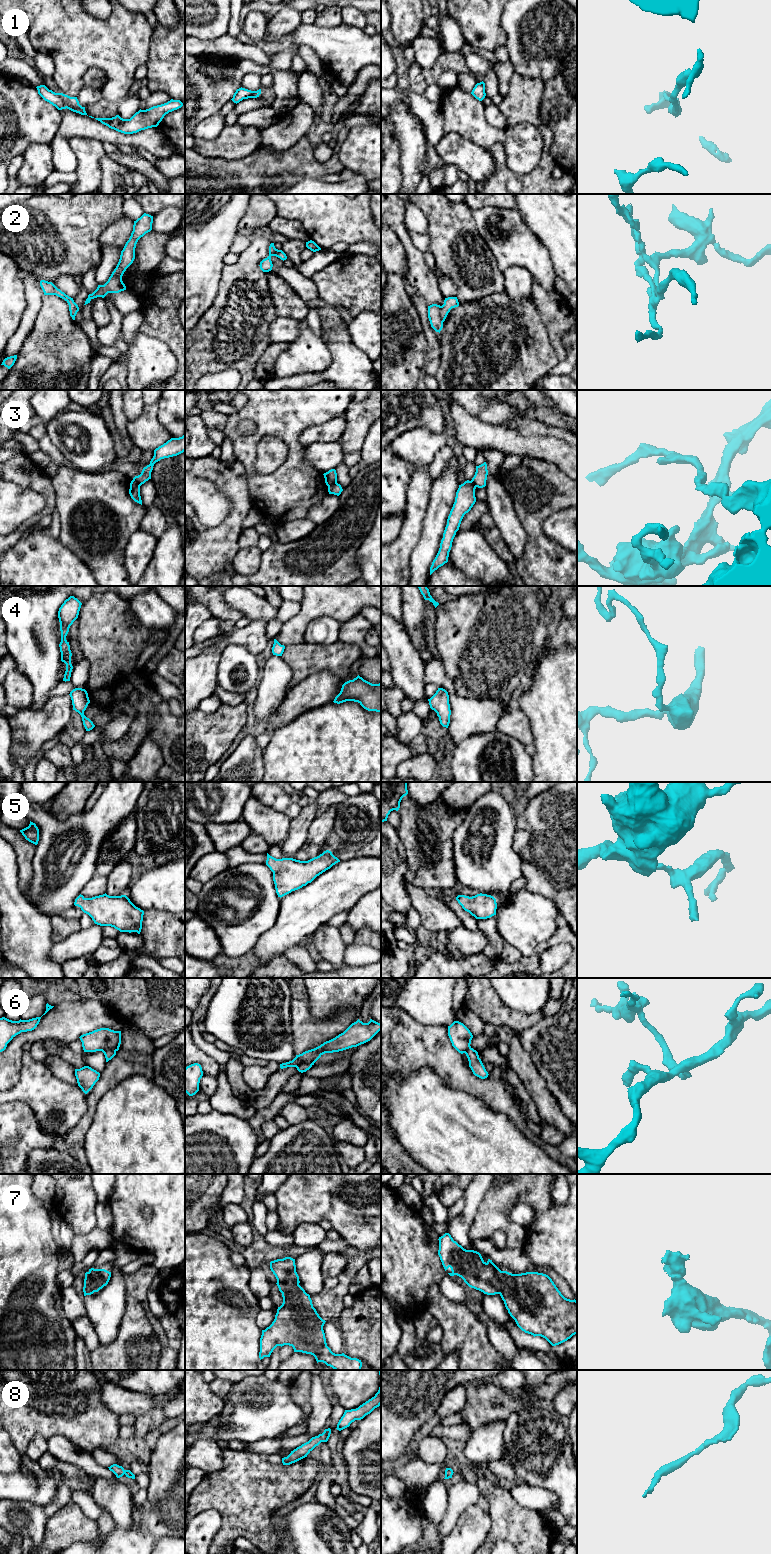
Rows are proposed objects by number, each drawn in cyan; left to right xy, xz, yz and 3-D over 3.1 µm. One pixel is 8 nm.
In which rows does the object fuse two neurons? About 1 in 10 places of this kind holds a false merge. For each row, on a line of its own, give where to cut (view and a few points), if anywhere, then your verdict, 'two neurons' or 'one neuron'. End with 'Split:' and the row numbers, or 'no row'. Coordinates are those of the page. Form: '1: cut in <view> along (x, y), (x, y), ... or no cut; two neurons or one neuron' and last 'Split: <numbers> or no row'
1: no cut; one neuron
2: no cut; one neuron
3: cut in xz along (336, 481), (328, 487); two neurons
4: no cut; one neuron
5: no cut; one neuron
6: cut in xz along (311, 1064), (300, 1063), (296, 1067); two neurons
7: no cut; one neuron
8: no cut; one neuron
Split: 3, 6

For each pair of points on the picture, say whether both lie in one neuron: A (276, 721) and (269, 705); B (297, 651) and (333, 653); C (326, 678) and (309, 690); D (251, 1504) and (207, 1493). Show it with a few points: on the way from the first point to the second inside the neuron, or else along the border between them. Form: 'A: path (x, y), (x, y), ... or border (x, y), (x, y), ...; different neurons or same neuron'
A: border (286, 694), (274, 713), (261, 727); different neurons
B: path (306, 653), (324, 653); same neuron
C: path (322, 682), (313, 690); same neuron
D: path (240, 1493), (218, 1493); same neuron

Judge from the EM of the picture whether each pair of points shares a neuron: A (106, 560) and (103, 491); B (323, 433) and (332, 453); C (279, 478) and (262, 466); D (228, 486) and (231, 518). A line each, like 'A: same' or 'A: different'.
A: same
B: different
C: different
D: same

